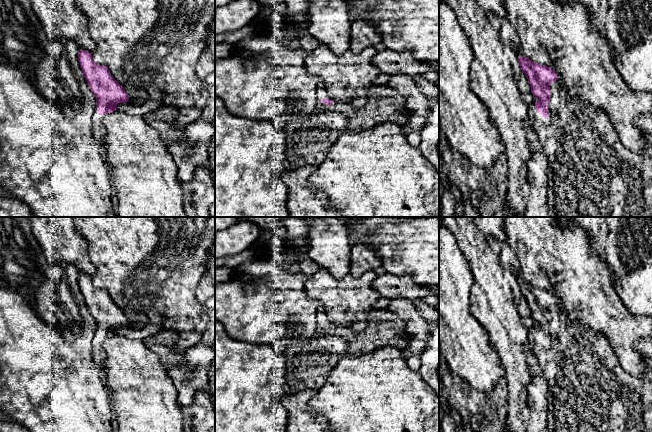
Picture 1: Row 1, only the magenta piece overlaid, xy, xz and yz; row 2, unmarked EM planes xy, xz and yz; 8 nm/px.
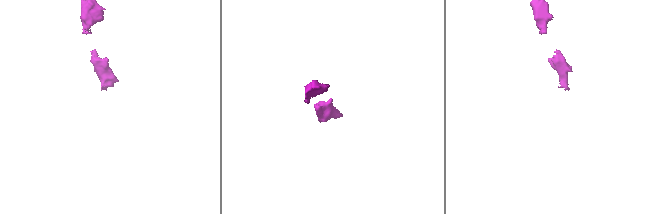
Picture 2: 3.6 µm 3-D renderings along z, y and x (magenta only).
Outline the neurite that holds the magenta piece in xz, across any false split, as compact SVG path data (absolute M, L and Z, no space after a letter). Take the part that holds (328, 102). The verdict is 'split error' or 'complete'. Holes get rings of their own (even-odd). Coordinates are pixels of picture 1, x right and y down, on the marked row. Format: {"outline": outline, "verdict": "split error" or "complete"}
{"outline": "M320 83L316 91L318 103L315 109L289 122L286 133L286 153L288 161L294 166L306 164L319 165L326 158L330 147L344 131L361 131L377 125L393 122L403 128L411 117L406 99L387 85L373 85L368 91L368 102L363 108L355 108L351 103L341 102L329 97L327 89Z", "verdict": "split error"}

